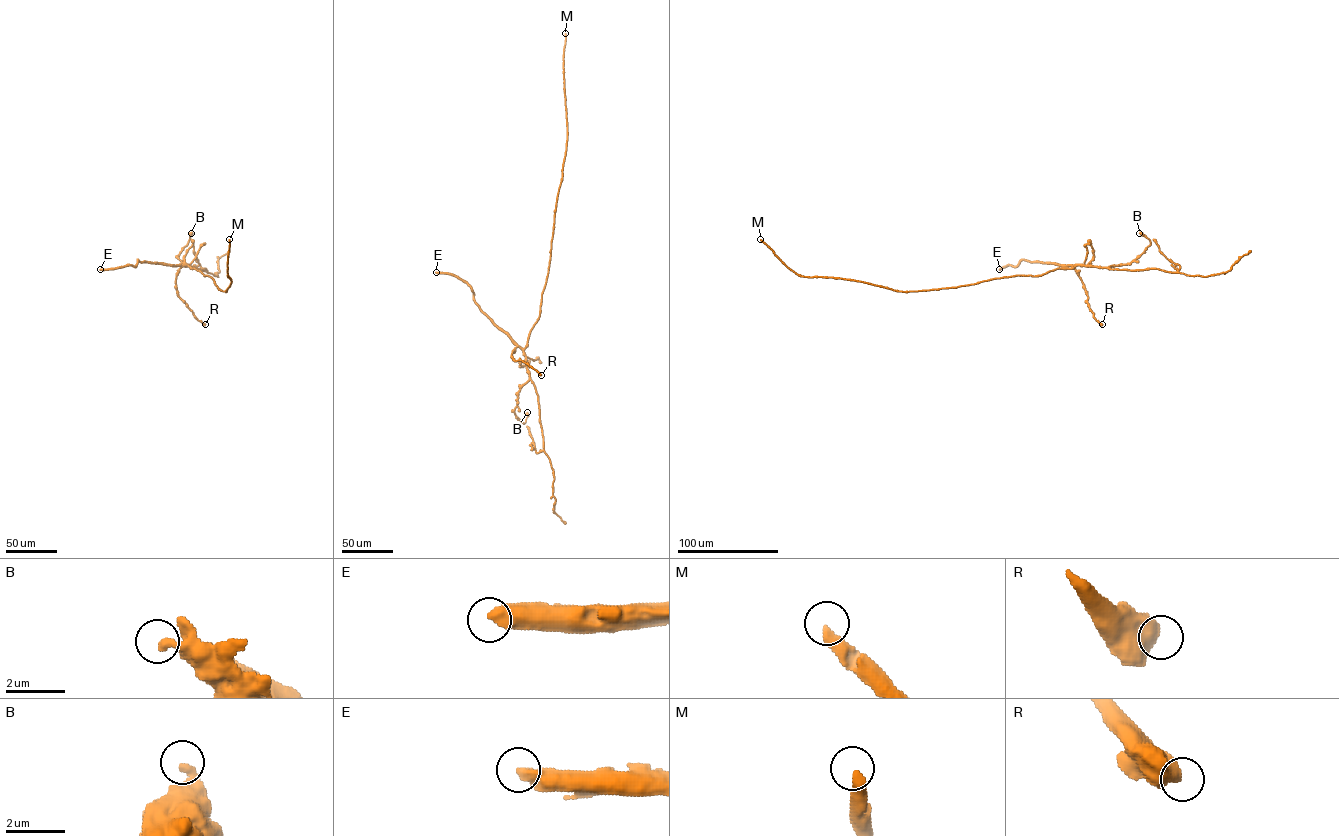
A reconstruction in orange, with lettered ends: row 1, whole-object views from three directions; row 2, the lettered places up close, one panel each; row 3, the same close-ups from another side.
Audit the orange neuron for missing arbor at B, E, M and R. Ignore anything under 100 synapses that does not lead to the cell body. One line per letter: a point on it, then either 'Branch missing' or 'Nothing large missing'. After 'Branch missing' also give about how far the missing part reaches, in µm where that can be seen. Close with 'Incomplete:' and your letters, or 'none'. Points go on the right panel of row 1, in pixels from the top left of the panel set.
B: Place: (1139, 233). Nothing large missing
E: Place: (999, 269). Nothing large missing
M: Place: (760, 239). Branch missing. Missing length about 190 µm
R: Place: (1102, 324). Nothing large missing
Incomplete: M

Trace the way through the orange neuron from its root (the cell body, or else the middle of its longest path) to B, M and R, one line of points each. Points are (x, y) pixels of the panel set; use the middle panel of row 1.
B: (545, 283), (540, 315), (524, 350), (529, 379), (518, 393), (514, 410), (523, 423), (527, 412)
M: (545, 283), (567, 140), (565, 33)
R: (545, 283), (540, 315), (527, 346), (523, 349), (517, 346), (512, 354), (514, 360), (525, 362), (541, 375)

